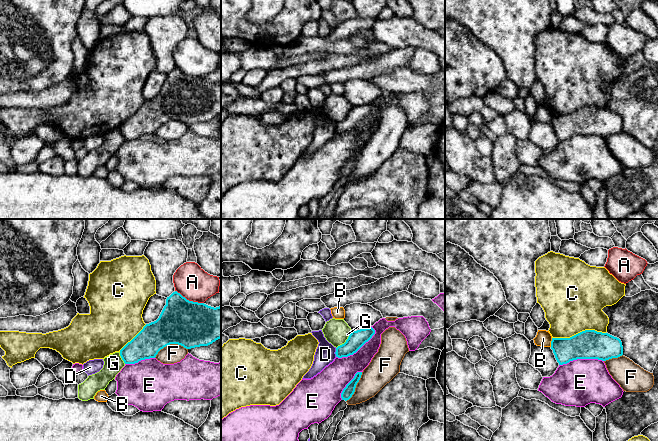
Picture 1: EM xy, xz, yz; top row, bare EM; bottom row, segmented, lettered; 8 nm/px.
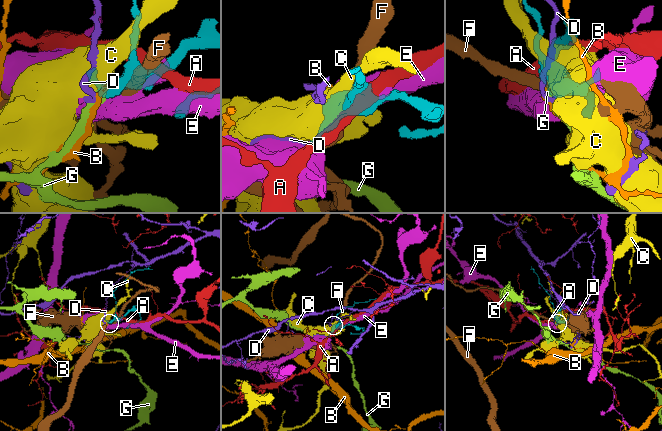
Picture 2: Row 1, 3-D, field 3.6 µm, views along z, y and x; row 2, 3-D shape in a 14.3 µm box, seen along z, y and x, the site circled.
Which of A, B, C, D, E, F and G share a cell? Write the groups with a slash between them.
A / B / C / D / E / F / G

